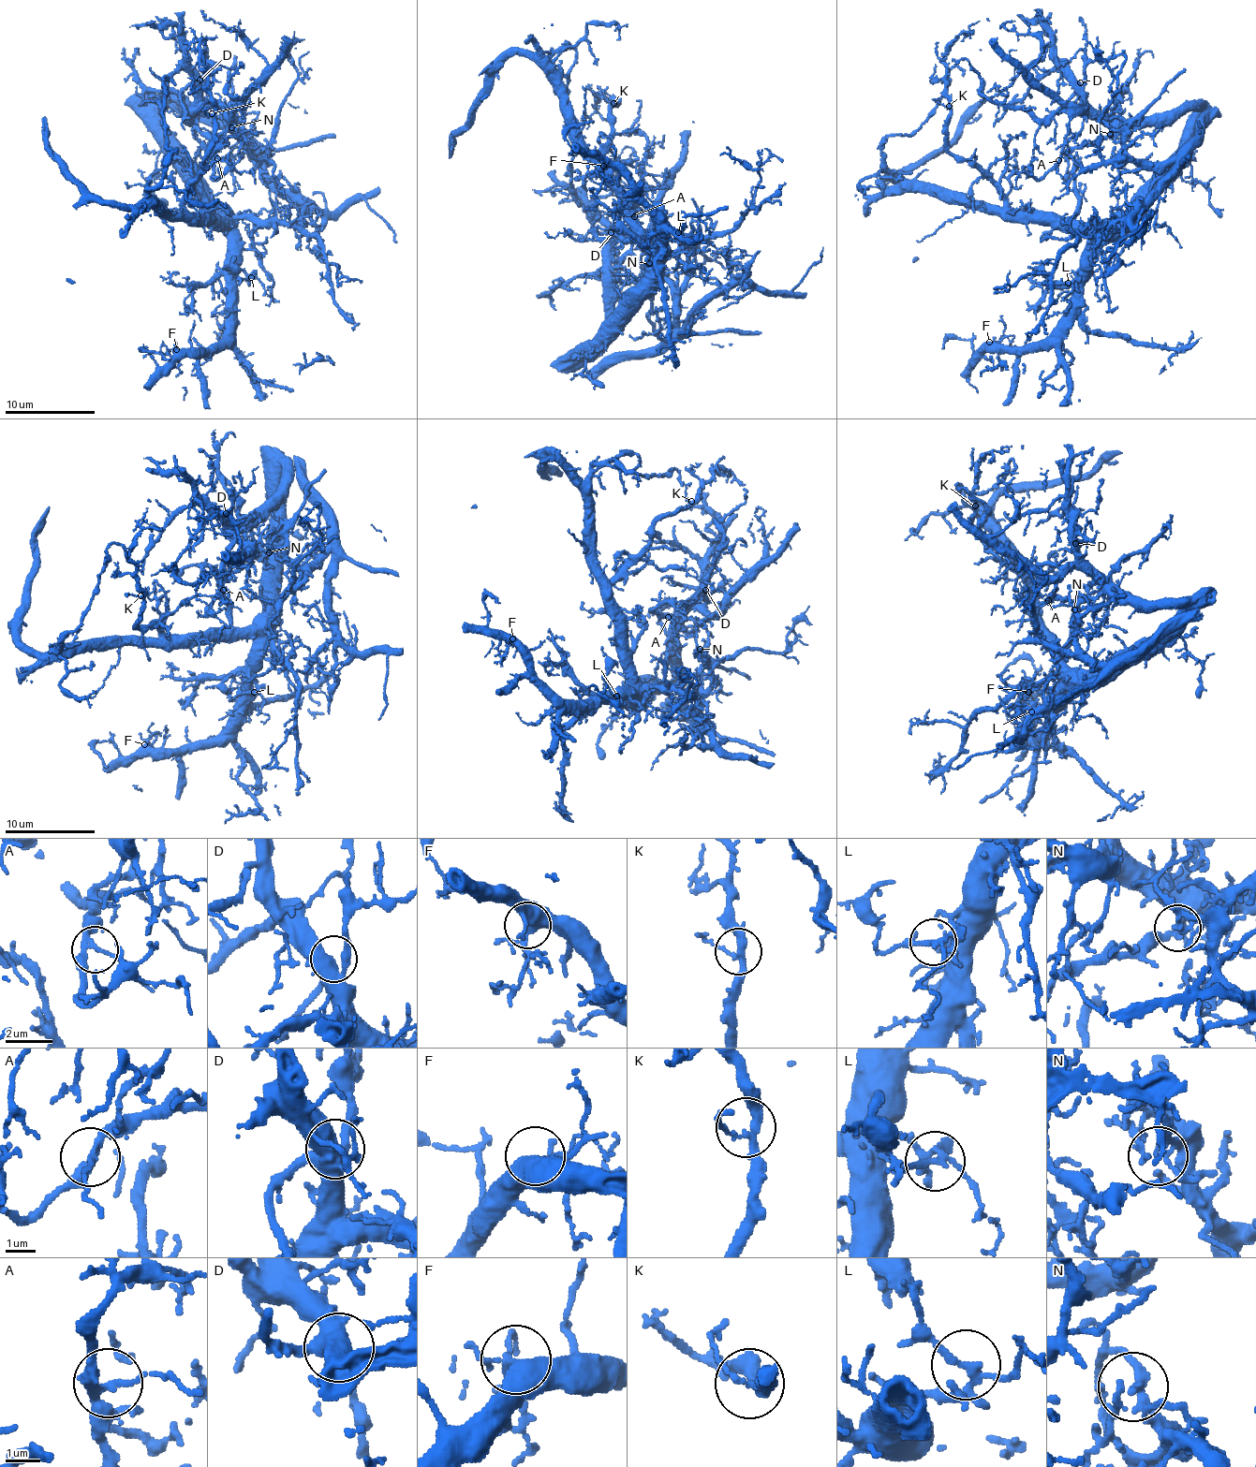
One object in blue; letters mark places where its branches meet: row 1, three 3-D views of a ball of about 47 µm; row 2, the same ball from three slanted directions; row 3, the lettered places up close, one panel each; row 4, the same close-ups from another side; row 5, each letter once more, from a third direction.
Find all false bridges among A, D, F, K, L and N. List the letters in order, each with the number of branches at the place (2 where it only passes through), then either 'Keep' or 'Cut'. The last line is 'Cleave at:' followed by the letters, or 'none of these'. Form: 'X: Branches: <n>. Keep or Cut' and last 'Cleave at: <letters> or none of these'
A: Branches: 3. Keep
D: Branches: 4. Keep
F: Branches: 4. Keep
K: Branches: 3. Keep
L: Branches: 4. Keep
N: Branches: 2. Keep
Cleave at: none of these

